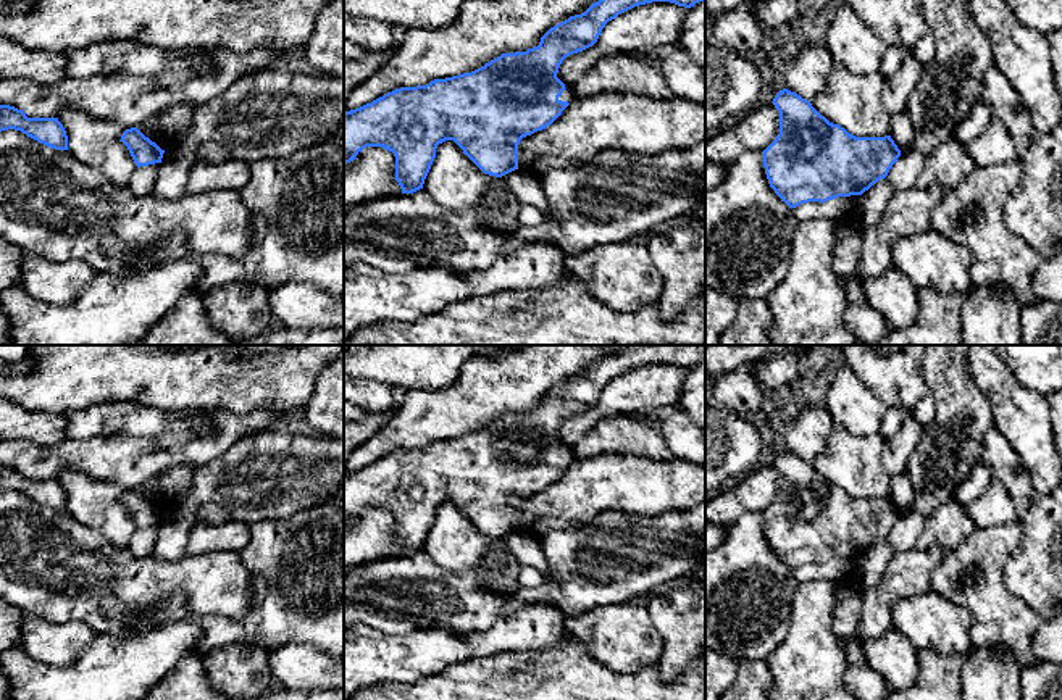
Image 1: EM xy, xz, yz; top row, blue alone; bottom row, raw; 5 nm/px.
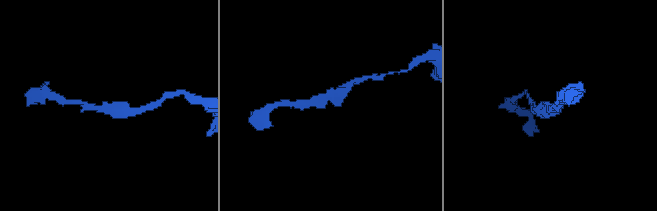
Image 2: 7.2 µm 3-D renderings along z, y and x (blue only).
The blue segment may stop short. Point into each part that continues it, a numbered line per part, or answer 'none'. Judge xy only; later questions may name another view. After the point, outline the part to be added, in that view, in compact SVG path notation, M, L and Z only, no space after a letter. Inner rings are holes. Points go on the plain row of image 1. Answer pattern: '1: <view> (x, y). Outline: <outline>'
none

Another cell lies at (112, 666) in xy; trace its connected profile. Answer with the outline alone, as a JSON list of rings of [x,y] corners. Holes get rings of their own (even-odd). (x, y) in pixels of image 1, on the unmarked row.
[[[179,619],[152,627],[137,635],[98,635],[84,647],[68,666],[52,666],[34,660],[23,647],[0,653],[0,673],[8,681],[6,695],[10,700],[142,700],[163,677],[166,677],[182,655],[195,652],[200,626]]]

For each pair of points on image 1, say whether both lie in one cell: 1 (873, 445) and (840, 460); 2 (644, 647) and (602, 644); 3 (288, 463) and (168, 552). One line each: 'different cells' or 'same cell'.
1: same cell
2: same cell
3: same cell

